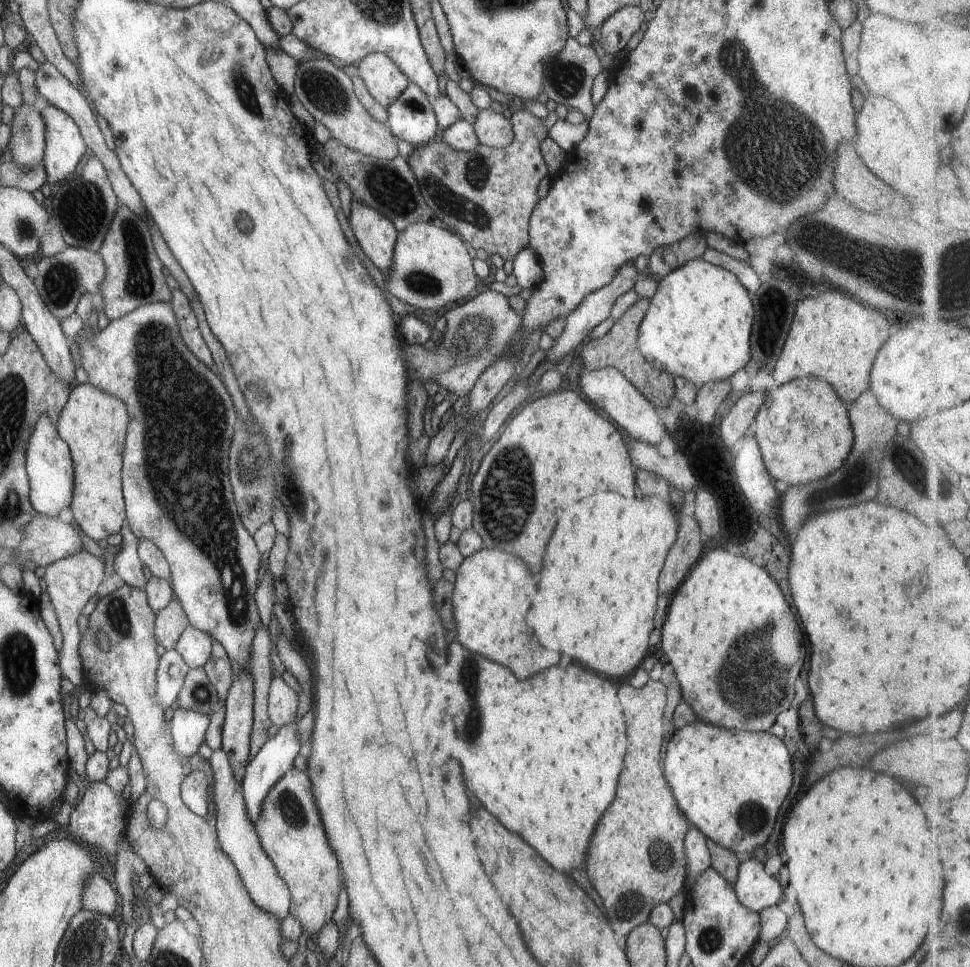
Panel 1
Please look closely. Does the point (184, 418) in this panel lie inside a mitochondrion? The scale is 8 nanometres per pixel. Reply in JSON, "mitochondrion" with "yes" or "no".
{"mitochondrion":"yes"}

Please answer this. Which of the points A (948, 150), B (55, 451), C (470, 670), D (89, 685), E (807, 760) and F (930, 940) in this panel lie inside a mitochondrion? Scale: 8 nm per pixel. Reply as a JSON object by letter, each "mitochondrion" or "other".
{"A":"other","B":"other","C":"mitochondrion","D":"other","E":"other","F":"other"}

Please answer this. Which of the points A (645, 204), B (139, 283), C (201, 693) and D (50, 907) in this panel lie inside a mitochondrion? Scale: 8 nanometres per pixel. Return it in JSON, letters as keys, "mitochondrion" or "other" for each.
{"A":"other","B":"mitochondrion","C":"mitochondrion","D":"other"}

